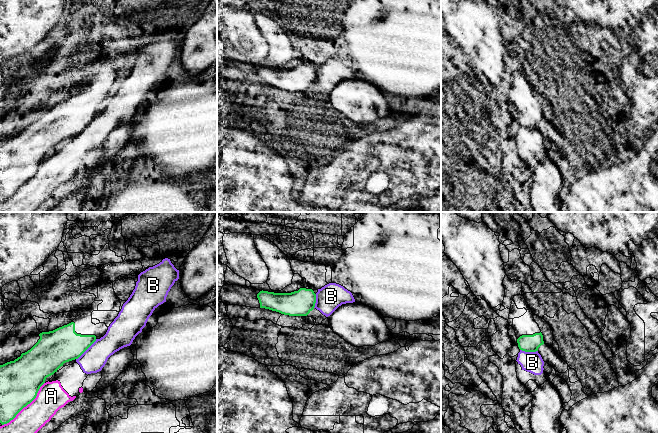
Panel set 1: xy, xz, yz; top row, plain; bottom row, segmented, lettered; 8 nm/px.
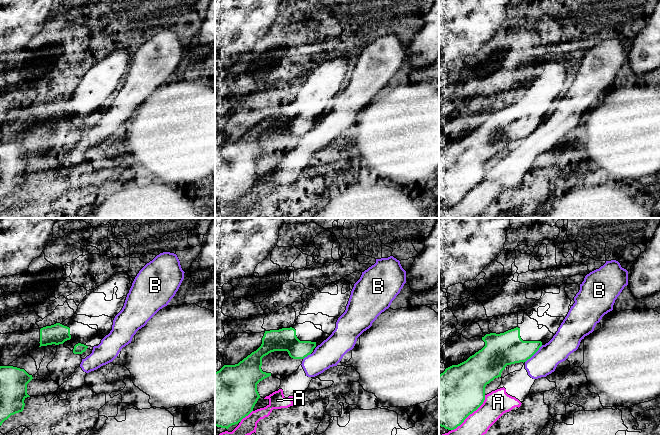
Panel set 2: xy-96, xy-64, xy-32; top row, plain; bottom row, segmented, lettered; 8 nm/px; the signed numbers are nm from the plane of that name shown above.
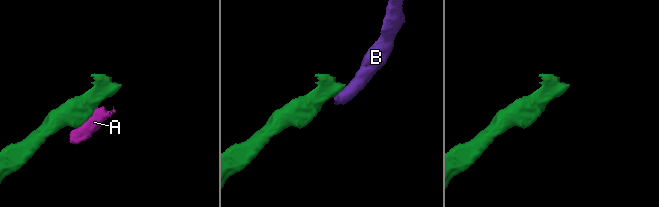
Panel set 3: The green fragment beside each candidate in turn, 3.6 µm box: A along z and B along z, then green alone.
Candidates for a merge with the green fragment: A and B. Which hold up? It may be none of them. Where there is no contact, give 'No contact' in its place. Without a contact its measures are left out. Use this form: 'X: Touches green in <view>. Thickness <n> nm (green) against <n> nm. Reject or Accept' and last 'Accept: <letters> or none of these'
A: Touches green in xy. Thickness 340 nm (green) against 260 nm. Reject
B: Touches green in xy. Thickness 280 nm (green) against 190 nm. Reject
Accept: none of these

